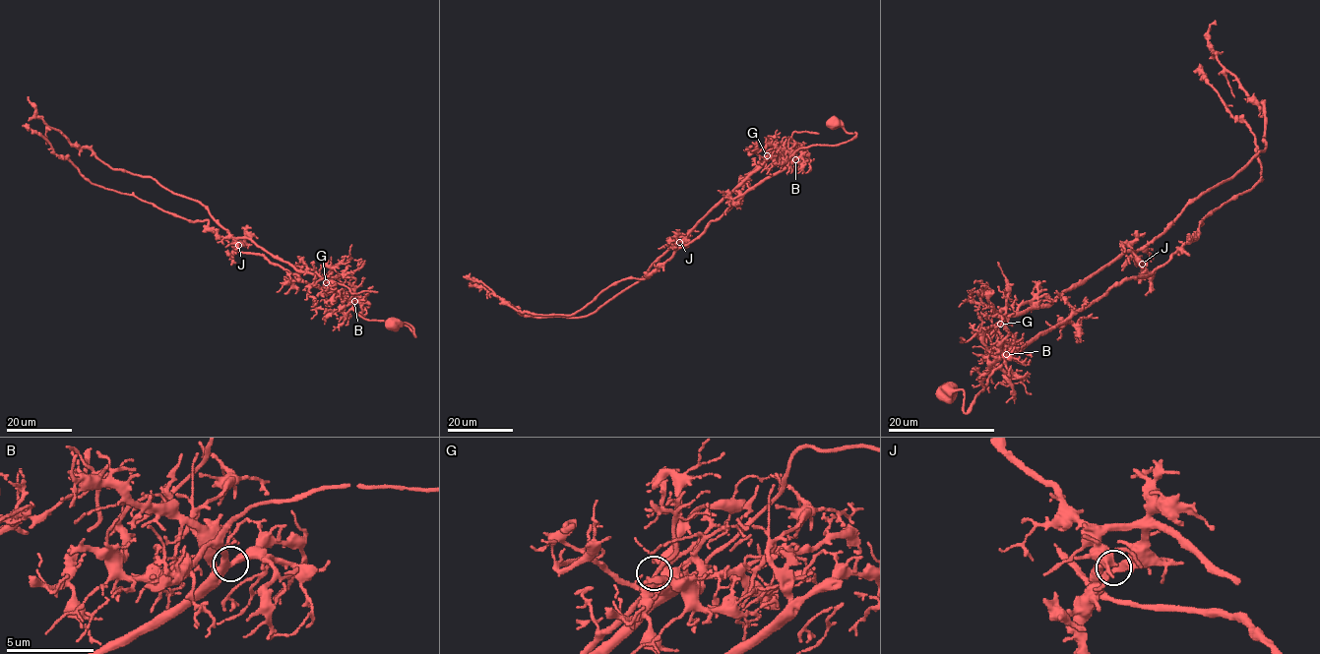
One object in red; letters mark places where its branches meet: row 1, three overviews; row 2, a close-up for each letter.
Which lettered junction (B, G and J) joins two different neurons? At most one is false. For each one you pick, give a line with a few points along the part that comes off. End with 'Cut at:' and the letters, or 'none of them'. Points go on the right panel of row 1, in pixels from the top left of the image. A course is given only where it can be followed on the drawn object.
J: foreign part runs (1142, 264), (1133, 251), (1265, 149), (1263, 105), (1208, 40), (1216, 21)
Cut at: J

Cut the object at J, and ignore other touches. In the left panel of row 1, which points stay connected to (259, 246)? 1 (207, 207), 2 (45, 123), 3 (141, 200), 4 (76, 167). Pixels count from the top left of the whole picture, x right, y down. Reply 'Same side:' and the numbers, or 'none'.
Same side: 1, 2

